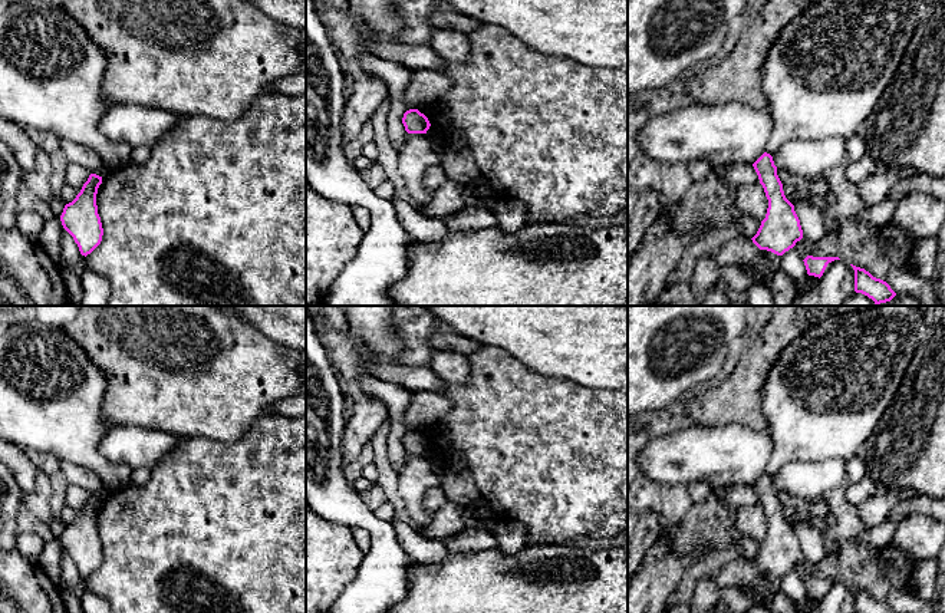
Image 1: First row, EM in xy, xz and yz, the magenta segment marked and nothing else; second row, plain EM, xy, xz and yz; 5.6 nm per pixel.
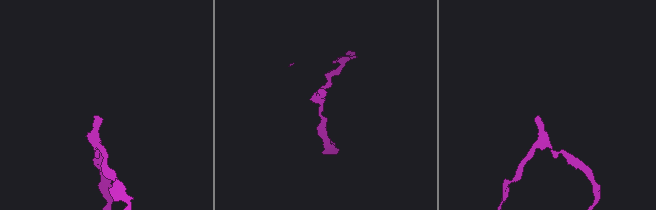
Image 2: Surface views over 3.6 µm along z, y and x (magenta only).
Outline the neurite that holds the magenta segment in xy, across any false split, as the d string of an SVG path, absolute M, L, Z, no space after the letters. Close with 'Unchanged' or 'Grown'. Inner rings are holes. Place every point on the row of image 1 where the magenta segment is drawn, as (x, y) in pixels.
M90 174L76 198L60 215L63 228L73 237L82 256L90 254L102 241L103 228L98 214L96 194L102 177Z. Unchanged

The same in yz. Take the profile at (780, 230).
M764 152L753 164L768 200L765 218L751 238L760 250L783 256L803 238L794 205L786 198L773 156Z. Unchanged

